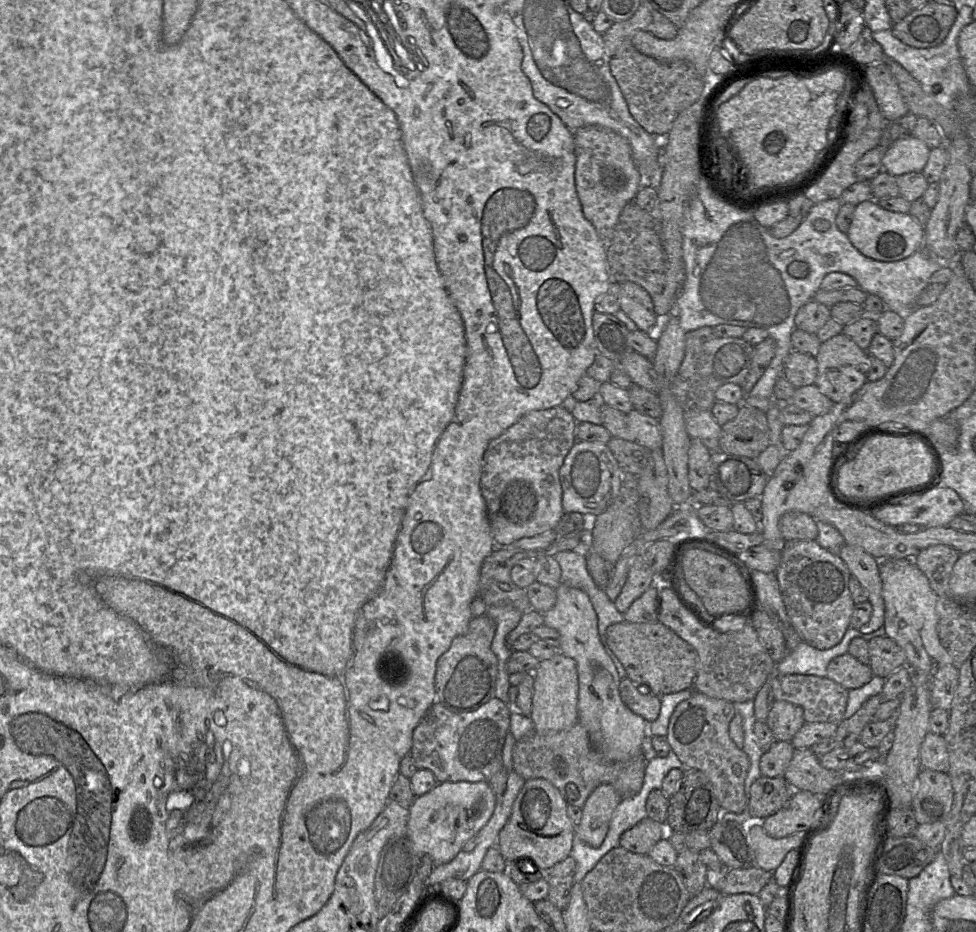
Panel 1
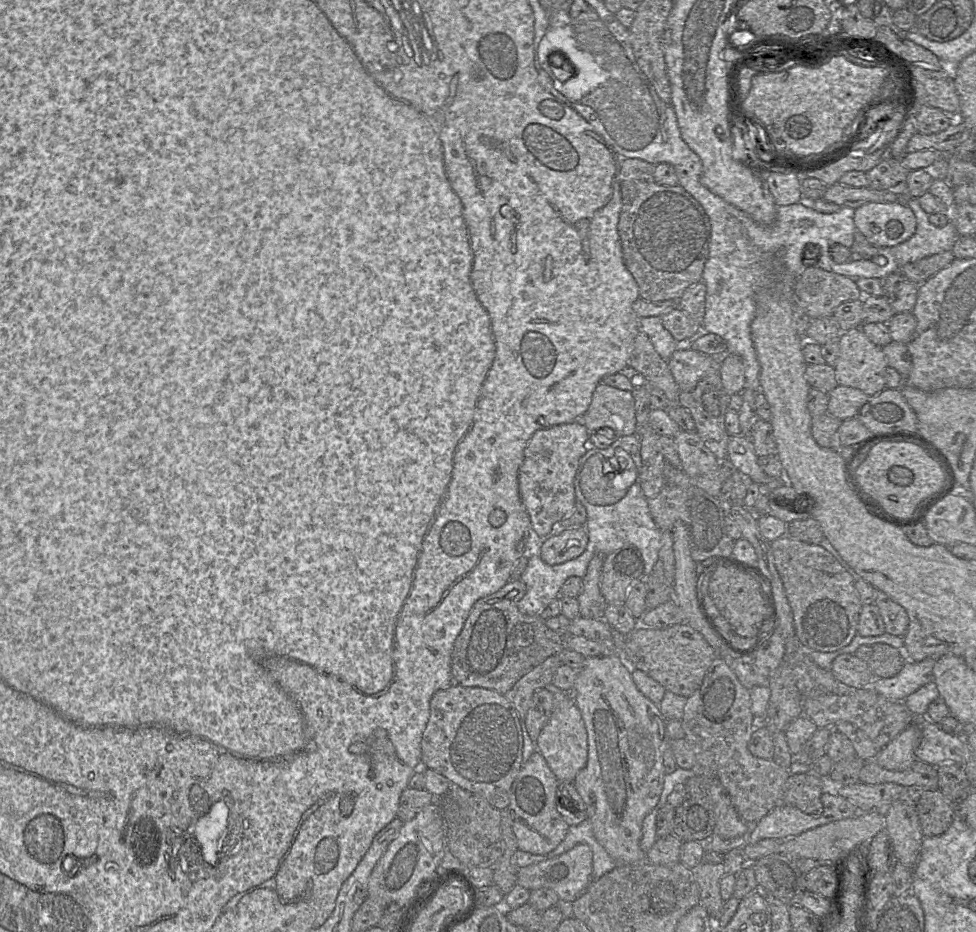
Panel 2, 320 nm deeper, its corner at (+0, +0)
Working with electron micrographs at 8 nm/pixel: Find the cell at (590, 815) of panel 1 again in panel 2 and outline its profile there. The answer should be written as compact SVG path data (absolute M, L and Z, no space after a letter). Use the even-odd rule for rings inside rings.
M578 844L555 858L547 859L518 869L517 885L530 891L552 889L560 899L574 902L588 888L592 880L593 852L586 844Z

